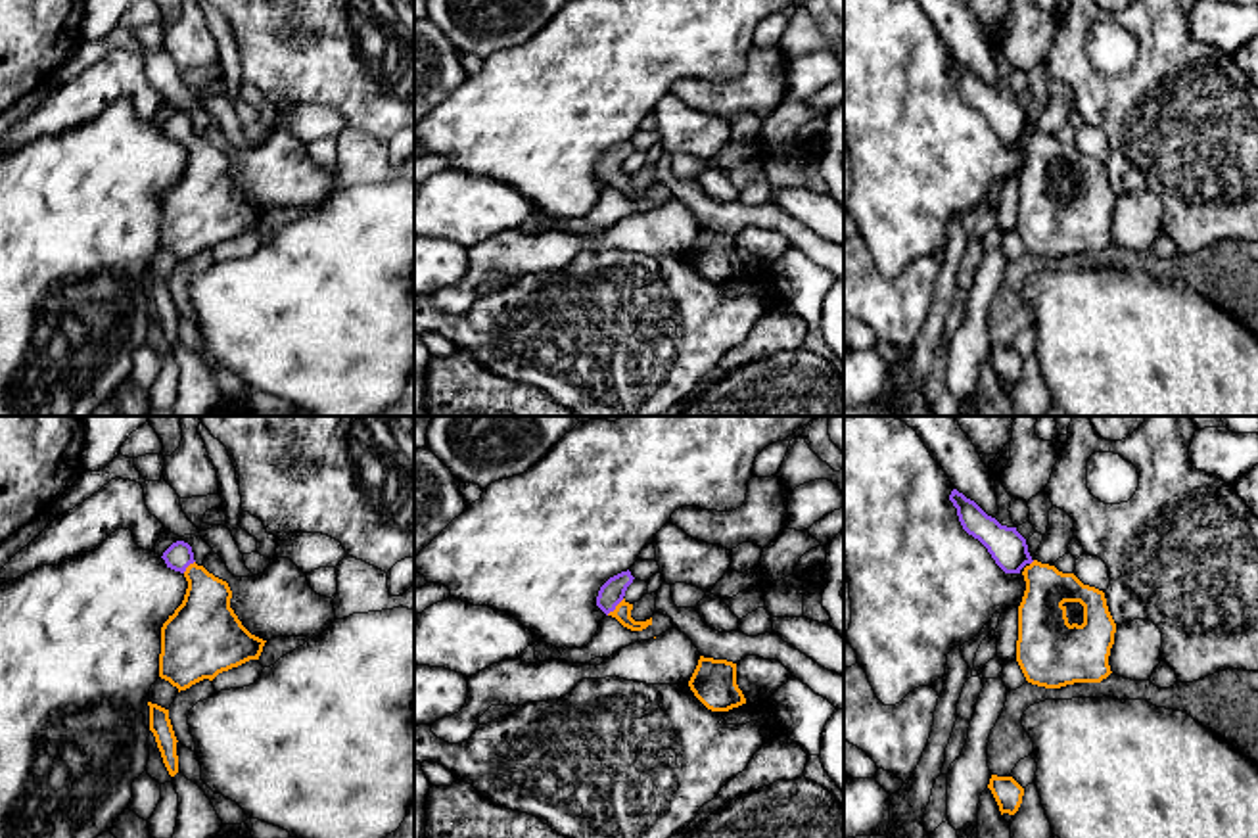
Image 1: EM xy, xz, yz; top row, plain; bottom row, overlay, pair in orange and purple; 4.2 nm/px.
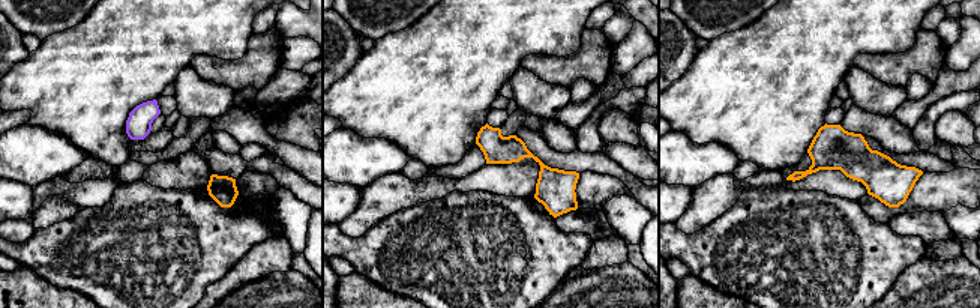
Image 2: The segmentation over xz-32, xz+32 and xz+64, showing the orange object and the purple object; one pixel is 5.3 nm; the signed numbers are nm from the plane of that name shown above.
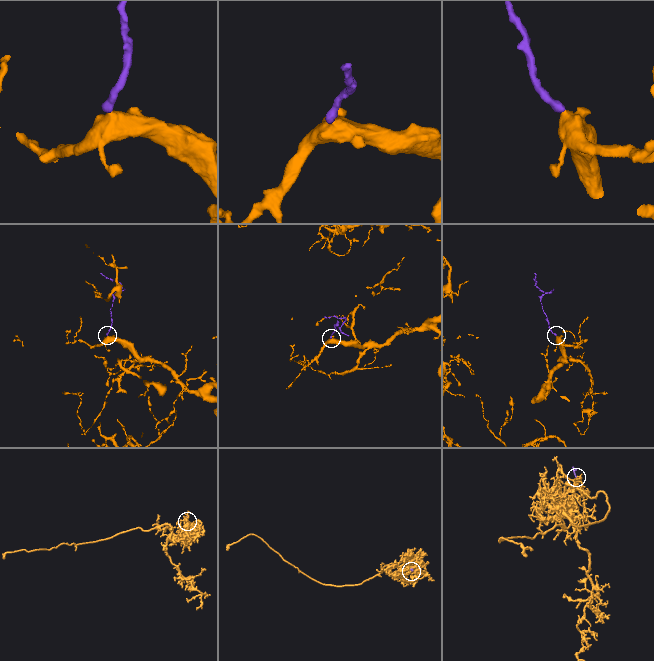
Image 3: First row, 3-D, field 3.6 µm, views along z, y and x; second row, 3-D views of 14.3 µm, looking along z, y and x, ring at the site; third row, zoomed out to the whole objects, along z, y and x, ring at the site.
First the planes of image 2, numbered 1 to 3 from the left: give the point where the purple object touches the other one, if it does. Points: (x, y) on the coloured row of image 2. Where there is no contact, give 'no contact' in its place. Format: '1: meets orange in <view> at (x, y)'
1: no contact
2: no contact
3: no contact

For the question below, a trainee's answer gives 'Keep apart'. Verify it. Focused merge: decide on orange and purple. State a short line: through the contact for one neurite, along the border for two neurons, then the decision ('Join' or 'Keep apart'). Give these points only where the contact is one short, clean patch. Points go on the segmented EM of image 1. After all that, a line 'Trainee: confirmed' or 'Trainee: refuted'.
Line: xz (622, 612), (616, 608), (612, 591). Join
Trainee: refuted

